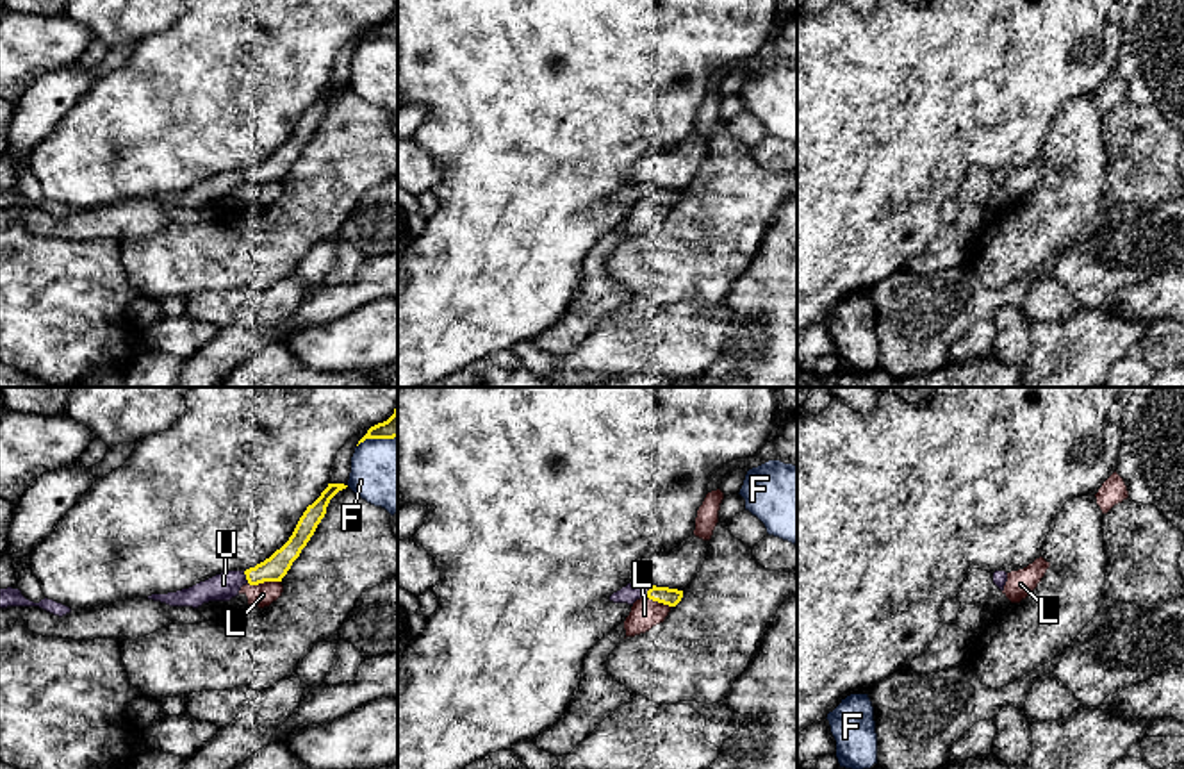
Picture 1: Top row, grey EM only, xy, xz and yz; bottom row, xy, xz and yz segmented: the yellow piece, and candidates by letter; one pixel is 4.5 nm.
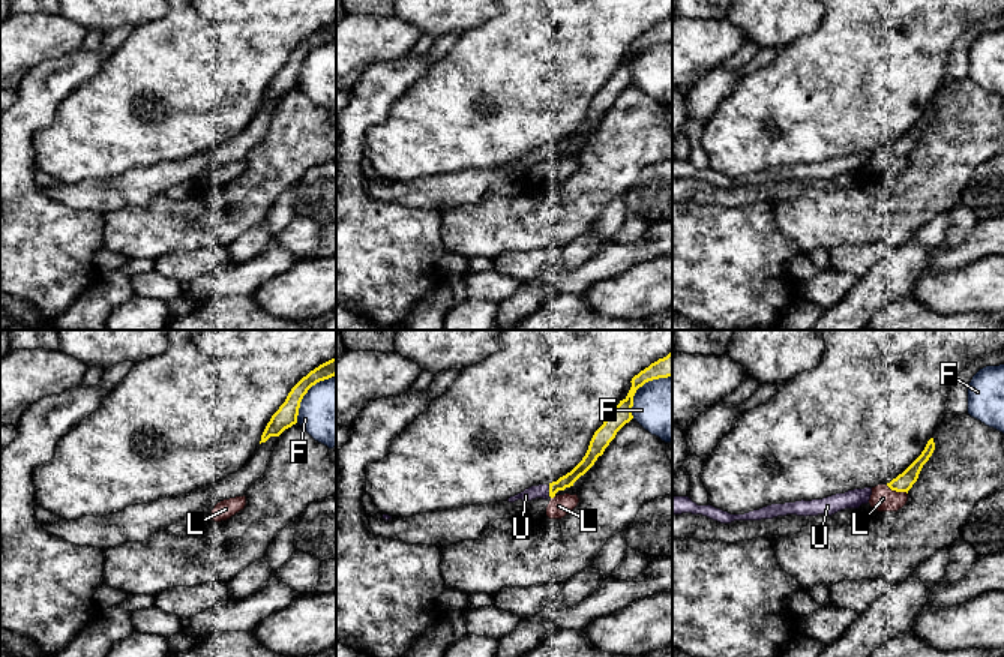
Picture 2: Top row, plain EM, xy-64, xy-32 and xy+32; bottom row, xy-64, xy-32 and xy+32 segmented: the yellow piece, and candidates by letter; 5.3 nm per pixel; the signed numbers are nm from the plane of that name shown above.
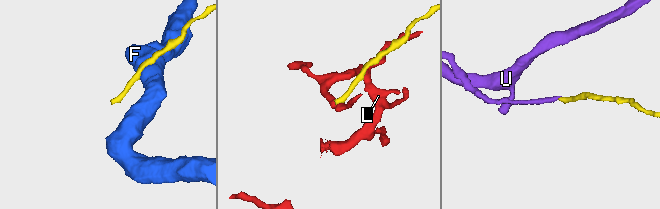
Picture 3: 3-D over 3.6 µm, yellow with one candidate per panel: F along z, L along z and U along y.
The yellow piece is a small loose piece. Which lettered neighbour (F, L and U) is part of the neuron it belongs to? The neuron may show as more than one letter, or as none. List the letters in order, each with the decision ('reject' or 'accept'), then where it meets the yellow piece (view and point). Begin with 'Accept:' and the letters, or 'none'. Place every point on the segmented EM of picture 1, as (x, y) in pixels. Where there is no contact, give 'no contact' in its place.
Accept: U
F: reject; meets yellow in xy at (377, 438)
L: reject; meets yellow in xy at (264, 580)
U: accept; meets yellow in xy at (246, 577)

